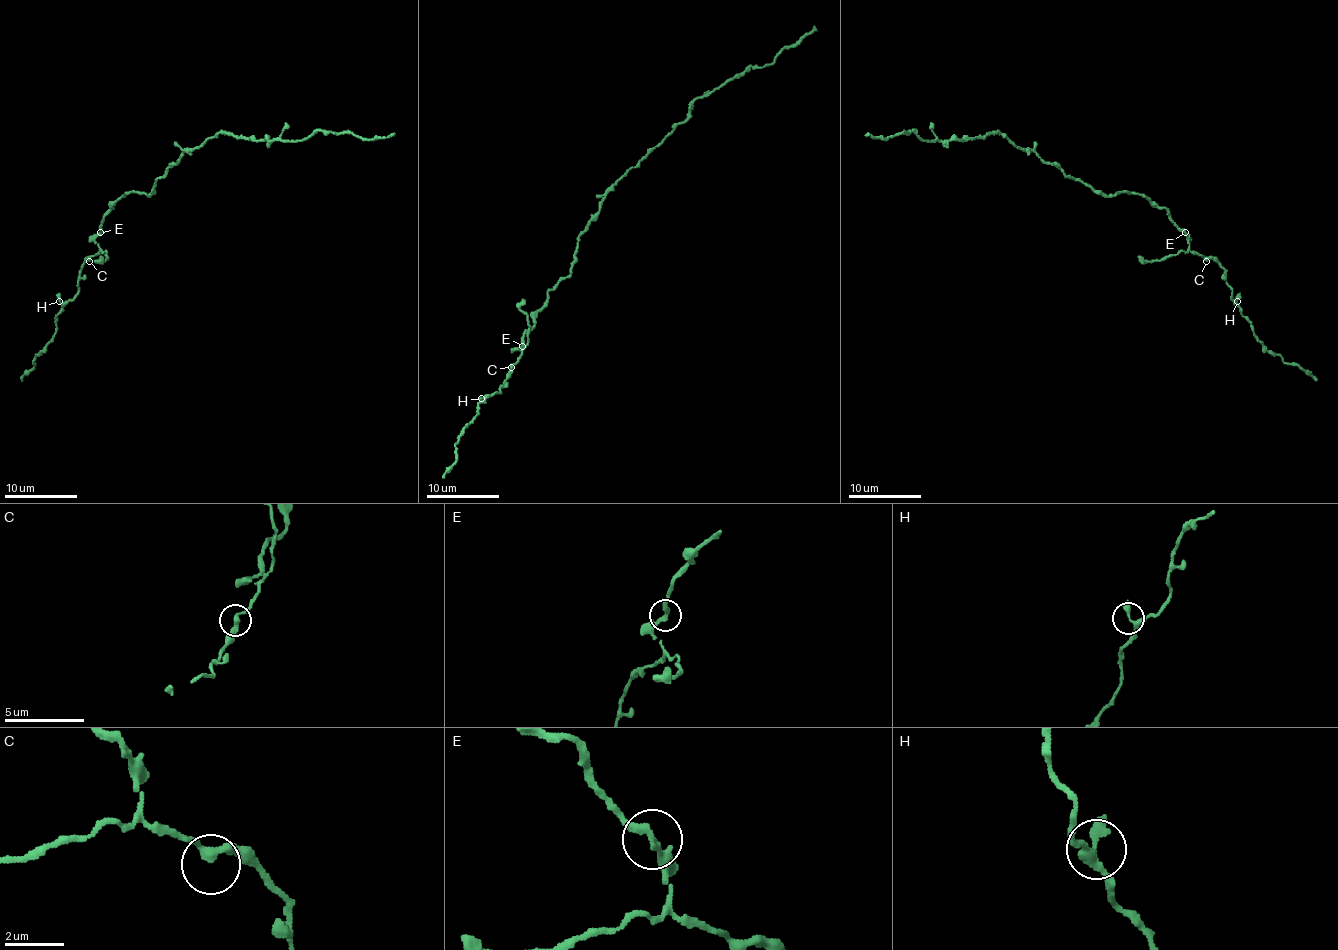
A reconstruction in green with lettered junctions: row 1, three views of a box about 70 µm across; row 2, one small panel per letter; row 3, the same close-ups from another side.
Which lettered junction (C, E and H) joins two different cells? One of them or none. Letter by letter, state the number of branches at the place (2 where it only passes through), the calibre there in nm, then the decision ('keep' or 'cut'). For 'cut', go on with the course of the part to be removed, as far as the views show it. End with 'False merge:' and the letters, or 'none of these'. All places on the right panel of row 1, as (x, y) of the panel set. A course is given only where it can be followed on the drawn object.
C: branches 2; calibre 260 nm; keep
E: branches 2; calibre 280 nm; keep
H: branches 2; calibre 320 nm; keep
False merge: none of these

